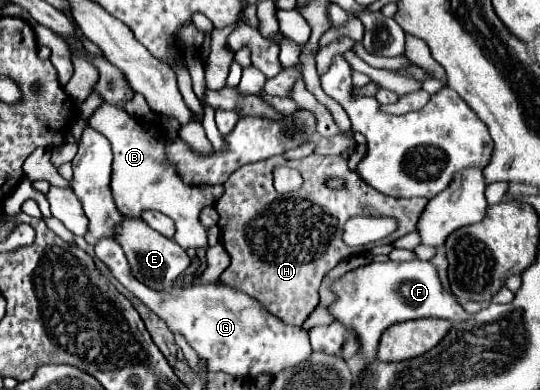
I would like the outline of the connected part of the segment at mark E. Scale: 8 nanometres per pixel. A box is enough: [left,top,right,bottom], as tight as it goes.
[117,217,191,291]

